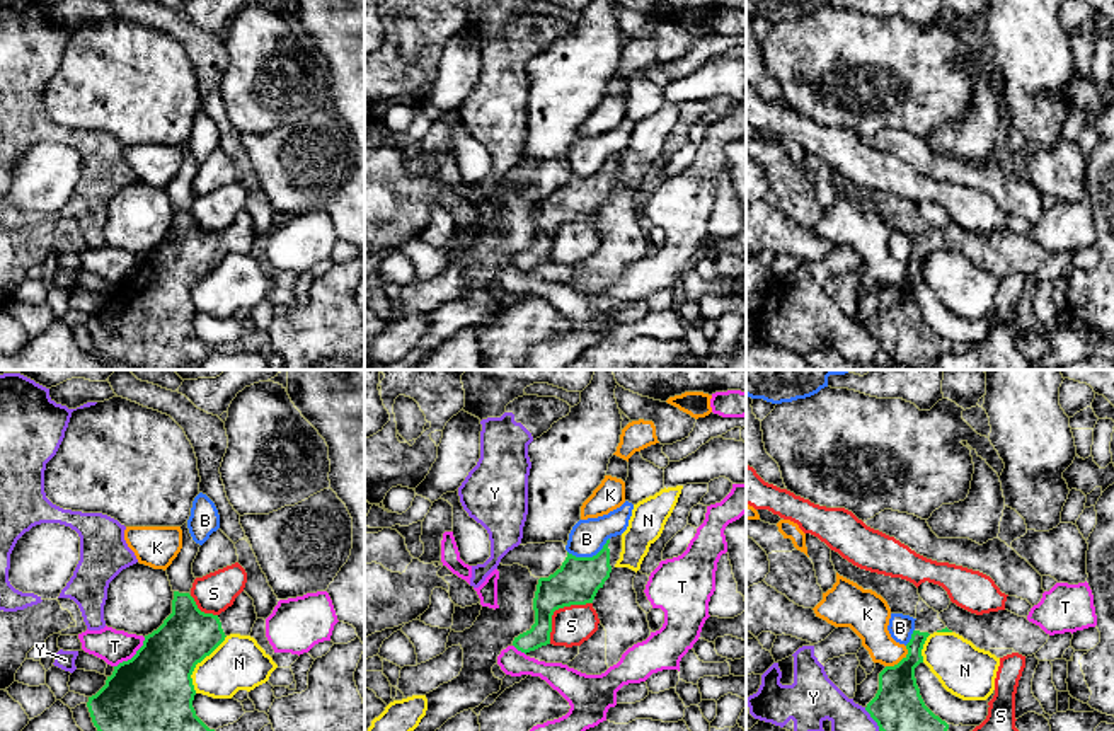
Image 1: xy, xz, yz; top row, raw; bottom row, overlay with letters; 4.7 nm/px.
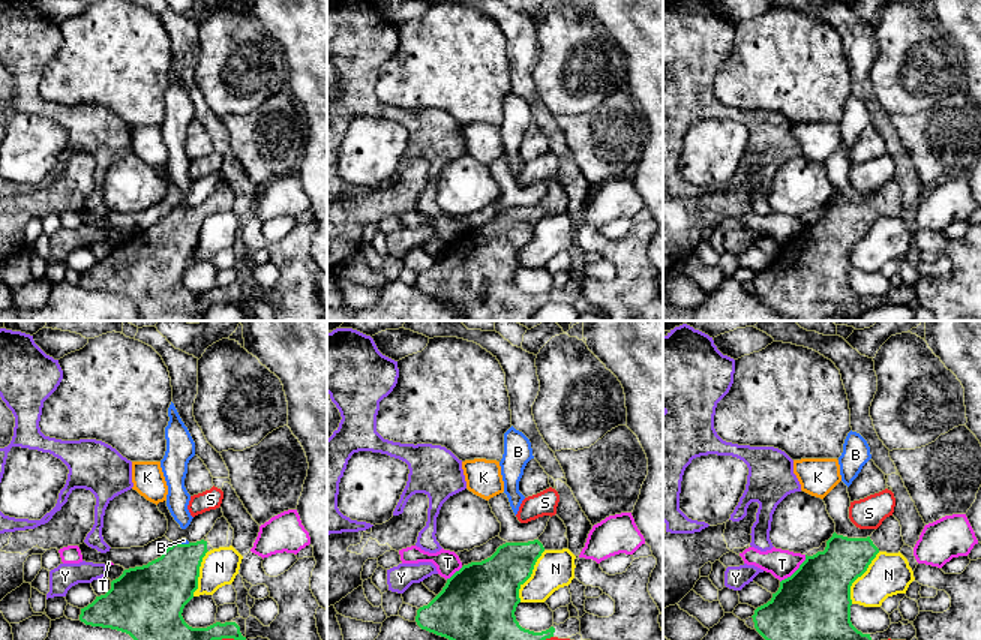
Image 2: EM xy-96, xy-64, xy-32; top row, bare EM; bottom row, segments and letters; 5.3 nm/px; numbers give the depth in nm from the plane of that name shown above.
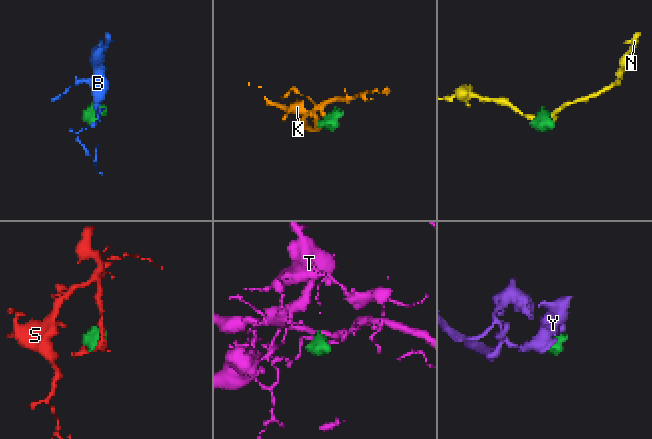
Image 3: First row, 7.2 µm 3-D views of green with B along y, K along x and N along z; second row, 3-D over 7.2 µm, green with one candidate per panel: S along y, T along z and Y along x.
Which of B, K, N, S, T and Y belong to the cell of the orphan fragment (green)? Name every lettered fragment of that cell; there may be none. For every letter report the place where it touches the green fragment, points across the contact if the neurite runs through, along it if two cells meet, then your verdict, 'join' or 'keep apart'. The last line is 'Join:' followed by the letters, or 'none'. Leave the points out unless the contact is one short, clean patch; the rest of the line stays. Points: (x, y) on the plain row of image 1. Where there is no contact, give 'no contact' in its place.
B: meets green in xz at (590, 176); border along xz (608, 155), (591, 174), (573, 174), (568, 171); keep apart
K: meets green in yz at (901, 278); border along yz (907, 264), (907, 271), (896, 282), (886, 285); keep apart
N: meets green in xy at (198, 280); keep apart
S: meets green in xz at (557, 227); keep apart
T: meets green in xy at (133, 275); border along xy (145, 256), (143, 263), (130, 276), (114, 285); keep apart
Y: meets green in yz at (872, 336); keep apart
Join: none

